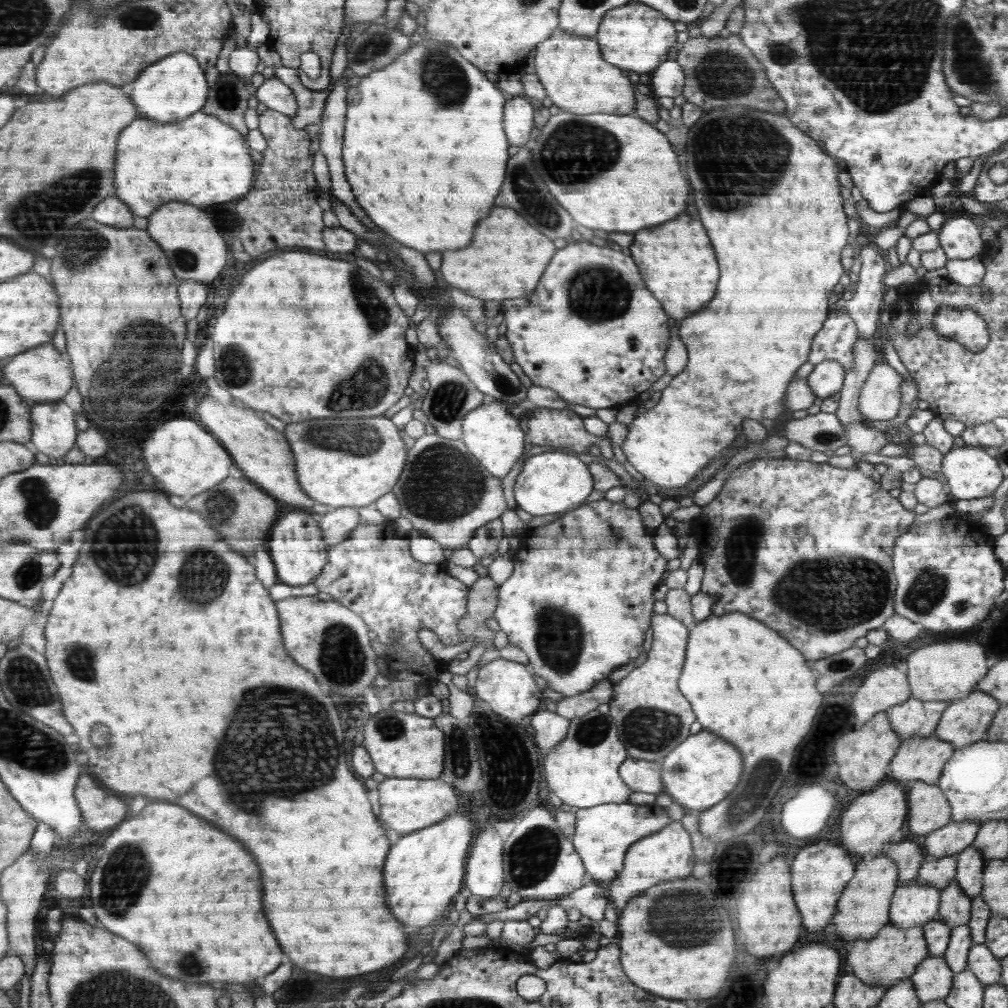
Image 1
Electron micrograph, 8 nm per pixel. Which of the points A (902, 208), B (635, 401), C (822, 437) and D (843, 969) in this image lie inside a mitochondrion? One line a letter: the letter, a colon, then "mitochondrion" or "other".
A: other
B: other
C: mitochondrion
D: other

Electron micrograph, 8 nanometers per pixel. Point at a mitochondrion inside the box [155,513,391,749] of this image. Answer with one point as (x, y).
(343, 660)

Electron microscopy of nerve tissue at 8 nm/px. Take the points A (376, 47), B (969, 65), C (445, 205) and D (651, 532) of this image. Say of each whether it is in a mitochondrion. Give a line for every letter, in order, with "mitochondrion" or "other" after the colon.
A: mitochondrion
B: mitochondrion
C: other
D: other

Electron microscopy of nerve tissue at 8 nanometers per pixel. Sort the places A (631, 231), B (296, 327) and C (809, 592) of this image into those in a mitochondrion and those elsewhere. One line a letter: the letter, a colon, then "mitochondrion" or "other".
A: other
B: other
C: mitochondrion

